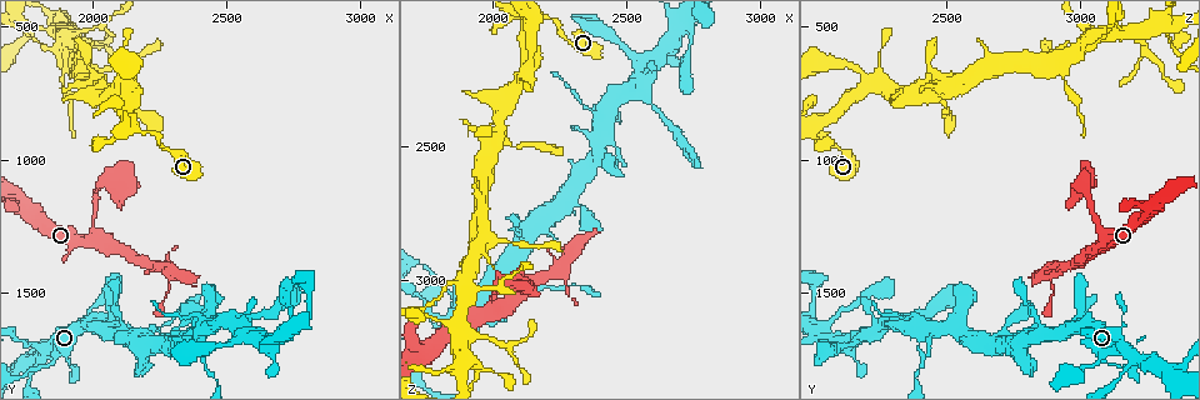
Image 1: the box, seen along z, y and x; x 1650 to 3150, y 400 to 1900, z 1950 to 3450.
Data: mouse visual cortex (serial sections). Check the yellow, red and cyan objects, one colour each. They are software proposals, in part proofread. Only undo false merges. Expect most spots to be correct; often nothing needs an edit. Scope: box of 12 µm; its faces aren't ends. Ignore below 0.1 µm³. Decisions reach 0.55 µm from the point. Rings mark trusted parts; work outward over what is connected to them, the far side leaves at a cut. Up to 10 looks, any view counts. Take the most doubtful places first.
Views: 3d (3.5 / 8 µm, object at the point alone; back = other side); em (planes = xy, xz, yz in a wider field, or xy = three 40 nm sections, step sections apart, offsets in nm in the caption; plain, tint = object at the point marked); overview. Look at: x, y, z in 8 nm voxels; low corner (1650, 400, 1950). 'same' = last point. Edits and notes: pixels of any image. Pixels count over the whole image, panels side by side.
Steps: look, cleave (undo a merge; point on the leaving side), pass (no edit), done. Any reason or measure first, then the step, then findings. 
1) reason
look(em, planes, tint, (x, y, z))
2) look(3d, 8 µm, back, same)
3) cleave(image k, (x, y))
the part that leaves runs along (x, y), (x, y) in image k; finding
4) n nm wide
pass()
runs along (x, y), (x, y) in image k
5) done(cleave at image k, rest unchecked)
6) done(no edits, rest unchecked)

abrupt turn
look(3d, 3.5 µm, back, (2050, 1080, 3020))

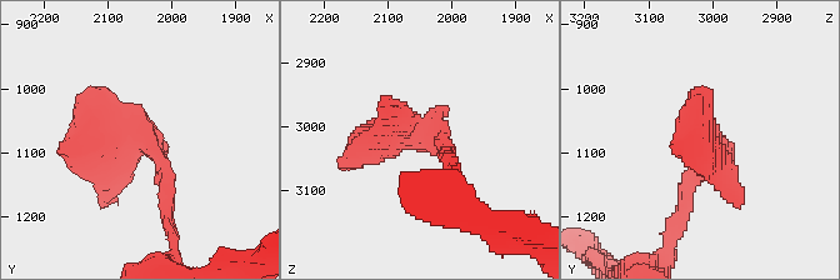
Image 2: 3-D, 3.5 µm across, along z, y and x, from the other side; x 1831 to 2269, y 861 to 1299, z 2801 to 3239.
look(em, planes, tint, (2045, 1080, 3010))

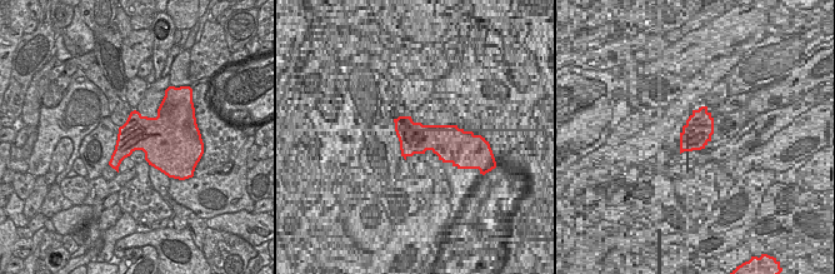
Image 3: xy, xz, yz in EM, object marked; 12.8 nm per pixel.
pass()
runs along (168, 213), (163, 163), (140, 136), (71, 151) in image 2; continuous, no second cell

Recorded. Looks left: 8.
two arms in line, one across
look(3d, 3.5 µm, (2400, 1670, 2420))

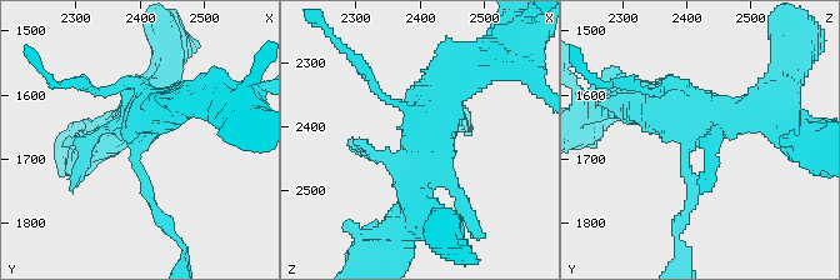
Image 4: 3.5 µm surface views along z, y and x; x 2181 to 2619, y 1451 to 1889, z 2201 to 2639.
look(em, xy, step 3, tint, (2395, 1660, 2405))

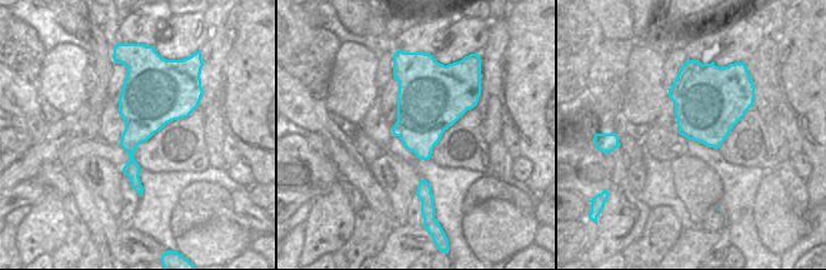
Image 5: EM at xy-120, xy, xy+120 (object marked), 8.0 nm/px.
pass()
runs along (414, 224), (433, 109), (468, 74) in image 4; continuous, no second cell

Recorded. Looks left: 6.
four-way junction
look(3d, 8 µm, (1800, 1740, 3200))

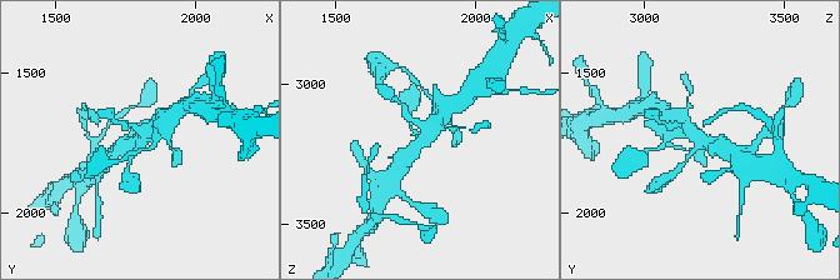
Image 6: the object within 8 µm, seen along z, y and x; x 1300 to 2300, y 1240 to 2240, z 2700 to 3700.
look(3d, 3.5 µm, (1810, 1740, 3210))

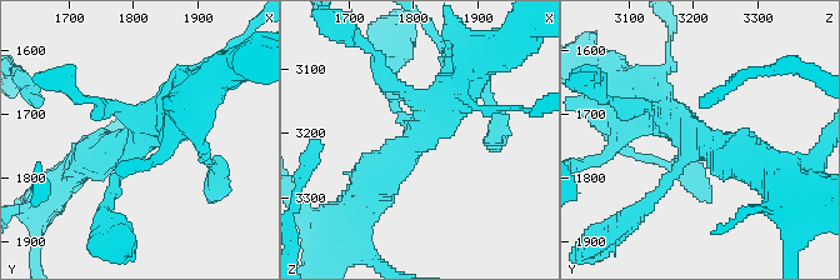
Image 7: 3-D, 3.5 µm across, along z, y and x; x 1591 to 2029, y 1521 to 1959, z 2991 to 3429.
4 arms; arms of 150, 150, 450, 500 nm; shape alone is not enough
look(em, xy, step 3, tint, (1810, 1740, 3210))

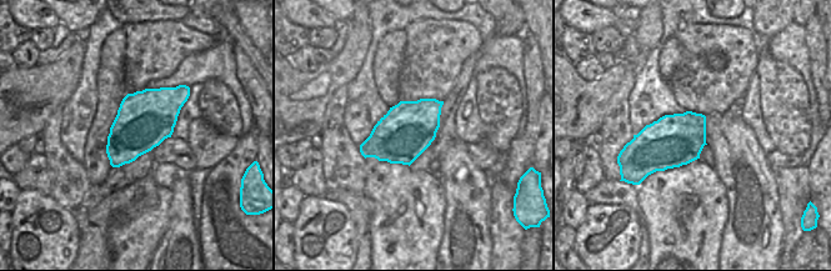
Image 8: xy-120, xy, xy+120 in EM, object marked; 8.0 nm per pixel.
440 nm wide
pass()
runs along (461, 80), (438, 119), (365, 195) in image 7; one cell here

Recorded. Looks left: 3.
three-way junction
look(3d, 3.5 µm, back, (2120, 730, 2200))

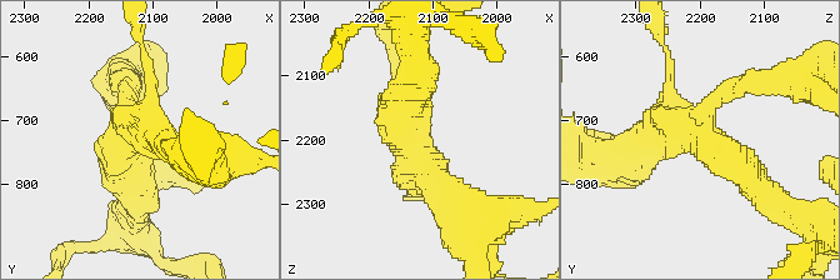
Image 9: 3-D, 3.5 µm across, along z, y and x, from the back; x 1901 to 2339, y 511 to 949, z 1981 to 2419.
now the EM
look(em, xy, step 1, tint, (2135, 720, 2205))

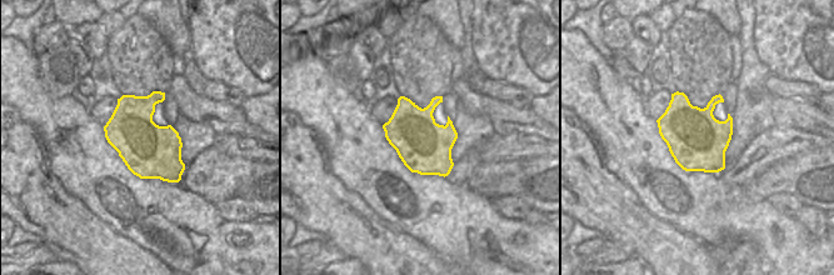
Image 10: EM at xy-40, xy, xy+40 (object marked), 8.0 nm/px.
420 nm wide
pass()
runs along (415, 84), (400, 131), (458, 201) in image 9; all the same cell

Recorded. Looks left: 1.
done(no edits, rest unchecked)

